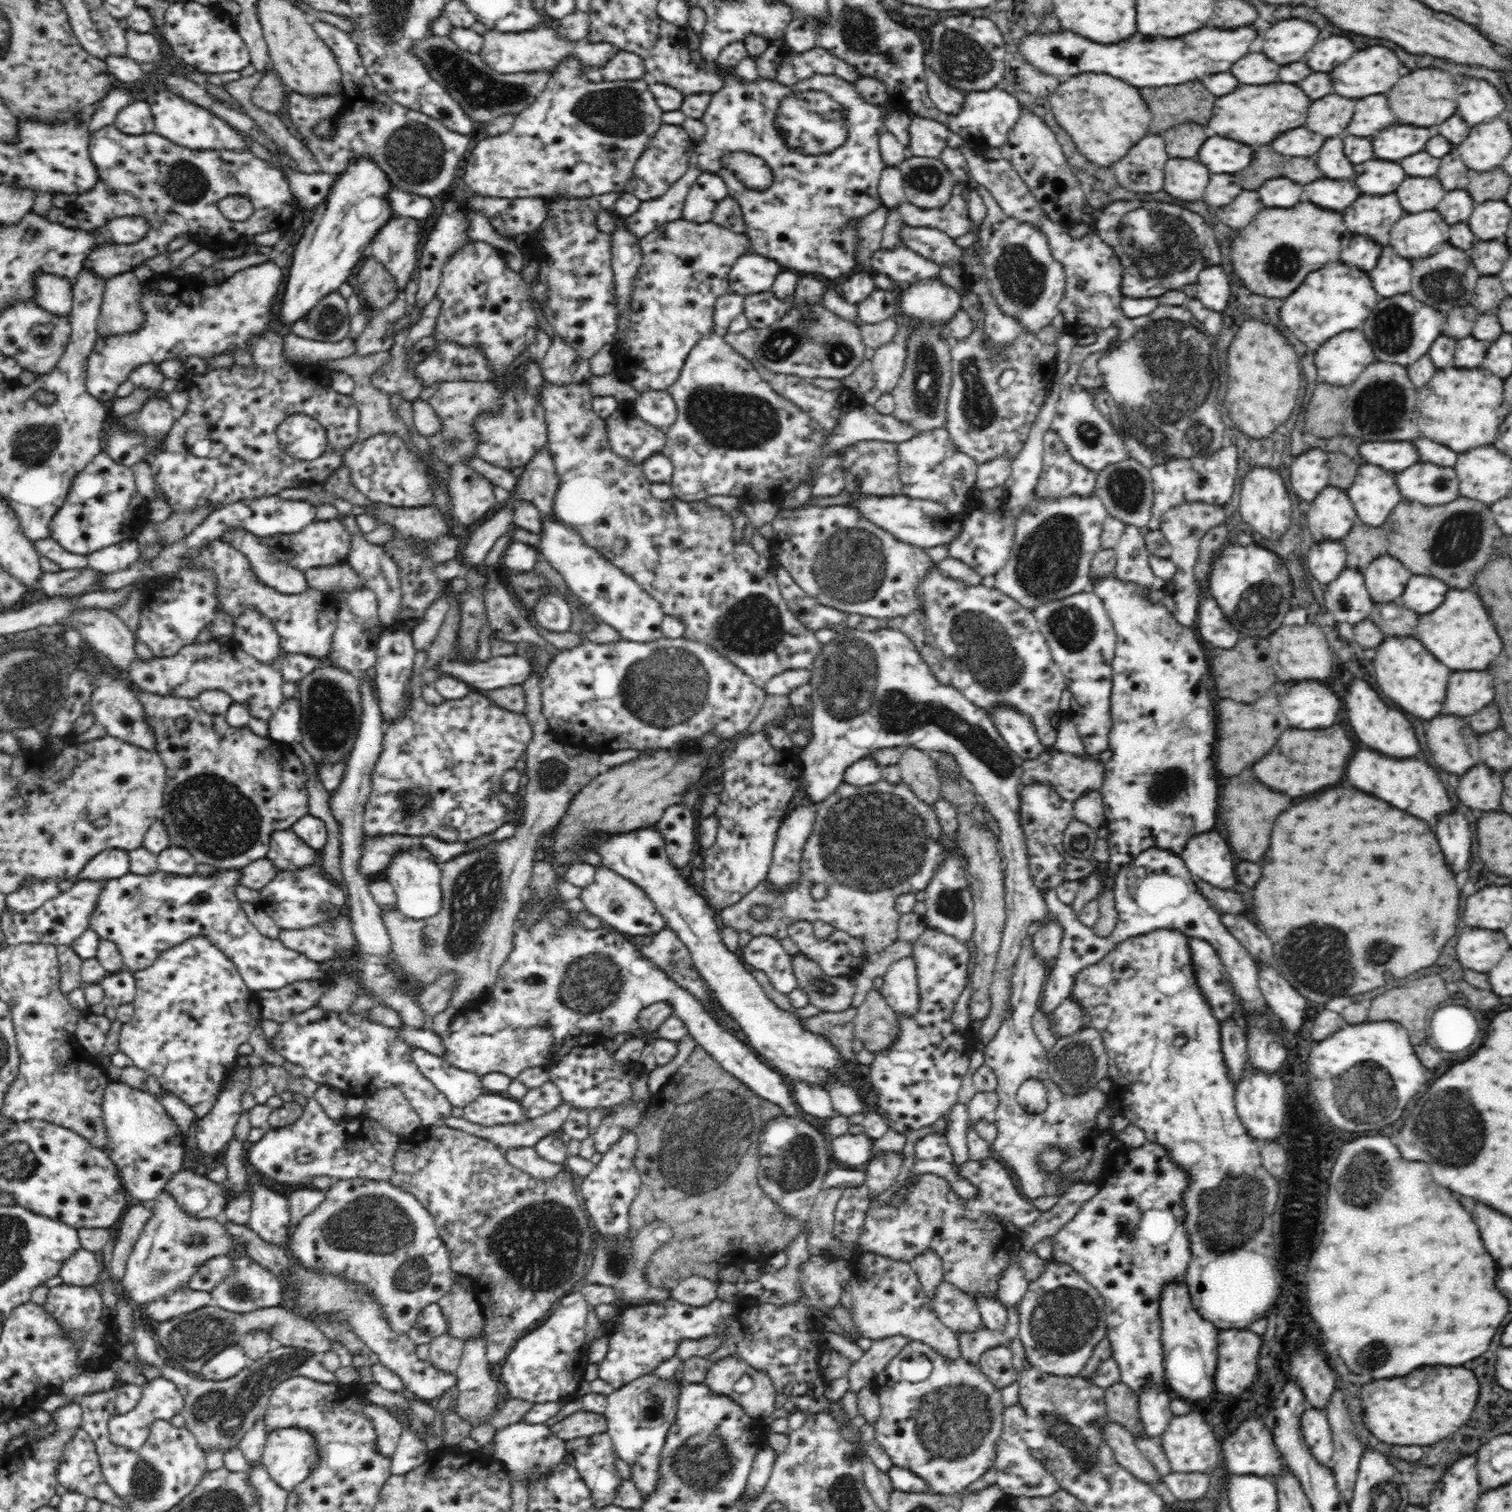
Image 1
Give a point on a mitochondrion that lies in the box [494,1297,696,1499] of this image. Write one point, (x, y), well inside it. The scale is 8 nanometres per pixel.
(654, 1410)

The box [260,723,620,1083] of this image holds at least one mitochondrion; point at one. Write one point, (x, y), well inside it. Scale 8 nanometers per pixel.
(477, 891)

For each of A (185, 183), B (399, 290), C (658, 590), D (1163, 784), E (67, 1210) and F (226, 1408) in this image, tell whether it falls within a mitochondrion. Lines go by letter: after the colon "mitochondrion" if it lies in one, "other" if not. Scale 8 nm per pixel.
A: mitochondrion
B: other
C: other
D: mitochondrion
E: other
F: mitochondrion

